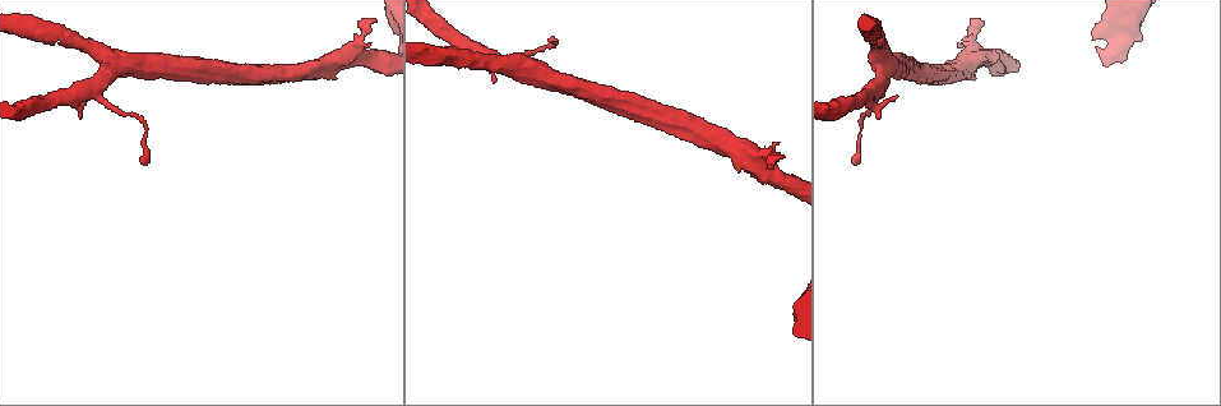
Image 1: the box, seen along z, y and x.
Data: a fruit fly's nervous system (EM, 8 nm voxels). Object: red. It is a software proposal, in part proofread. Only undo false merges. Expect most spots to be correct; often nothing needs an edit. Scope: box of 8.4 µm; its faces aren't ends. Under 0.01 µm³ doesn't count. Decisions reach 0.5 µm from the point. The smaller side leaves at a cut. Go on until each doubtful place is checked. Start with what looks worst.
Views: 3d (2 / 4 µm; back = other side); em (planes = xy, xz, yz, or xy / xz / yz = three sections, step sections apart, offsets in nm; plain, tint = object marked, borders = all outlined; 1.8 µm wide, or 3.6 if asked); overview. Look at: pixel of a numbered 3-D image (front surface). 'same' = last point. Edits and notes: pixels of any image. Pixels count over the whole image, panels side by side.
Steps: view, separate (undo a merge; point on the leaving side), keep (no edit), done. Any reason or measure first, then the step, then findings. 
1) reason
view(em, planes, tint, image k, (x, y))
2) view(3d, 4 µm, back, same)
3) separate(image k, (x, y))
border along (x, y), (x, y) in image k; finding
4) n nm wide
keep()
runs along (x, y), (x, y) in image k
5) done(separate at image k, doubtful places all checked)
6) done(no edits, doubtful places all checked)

sudden change in width
view(3d, 4 µm, image 1, (757, 166))

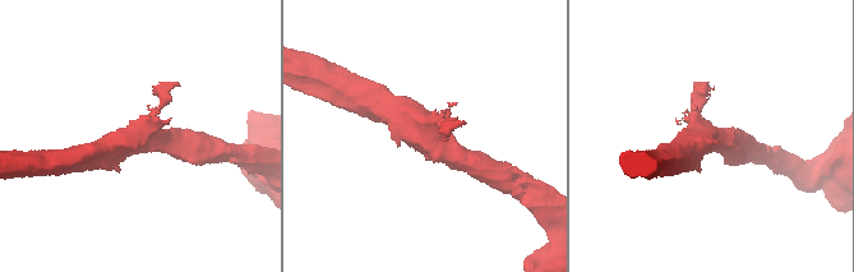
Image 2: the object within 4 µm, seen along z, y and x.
view(em, planes, tint, image 2, (141, 138))

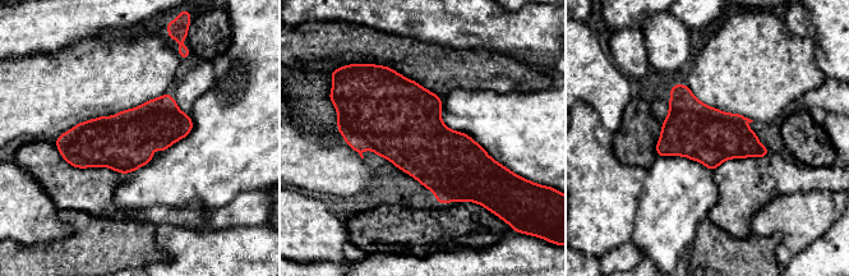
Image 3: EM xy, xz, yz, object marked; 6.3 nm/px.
keep()
continuous, no second neuron

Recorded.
abrupt turn
view(3d, 4 µm, image 1, (528, 68))

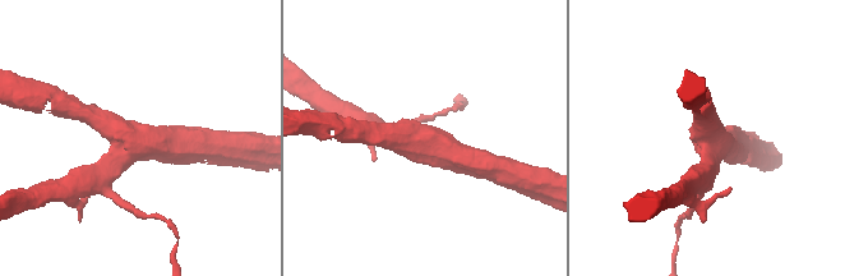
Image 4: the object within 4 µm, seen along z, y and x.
3 arms; arms of 280, 280, 360 nm
view(em, planes, tint, image 4, (710, 142))

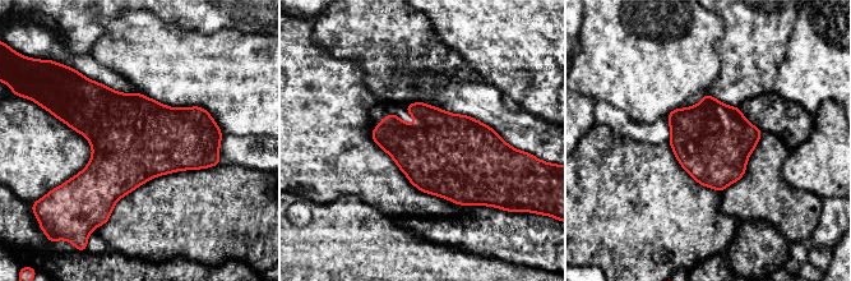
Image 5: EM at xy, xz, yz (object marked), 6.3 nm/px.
keep()
continuous, no second neuron

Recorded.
sudden change in width
view(em, planes, tint, image 1, (877, 100))

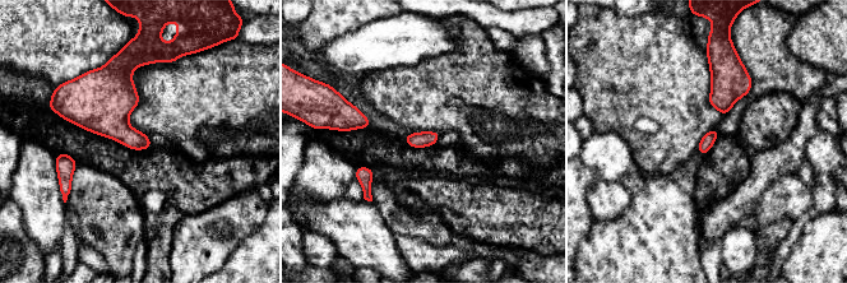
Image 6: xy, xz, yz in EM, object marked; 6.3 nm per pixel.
keep()
one neuron here

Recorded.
done(no edits, doubtful places all checked)

